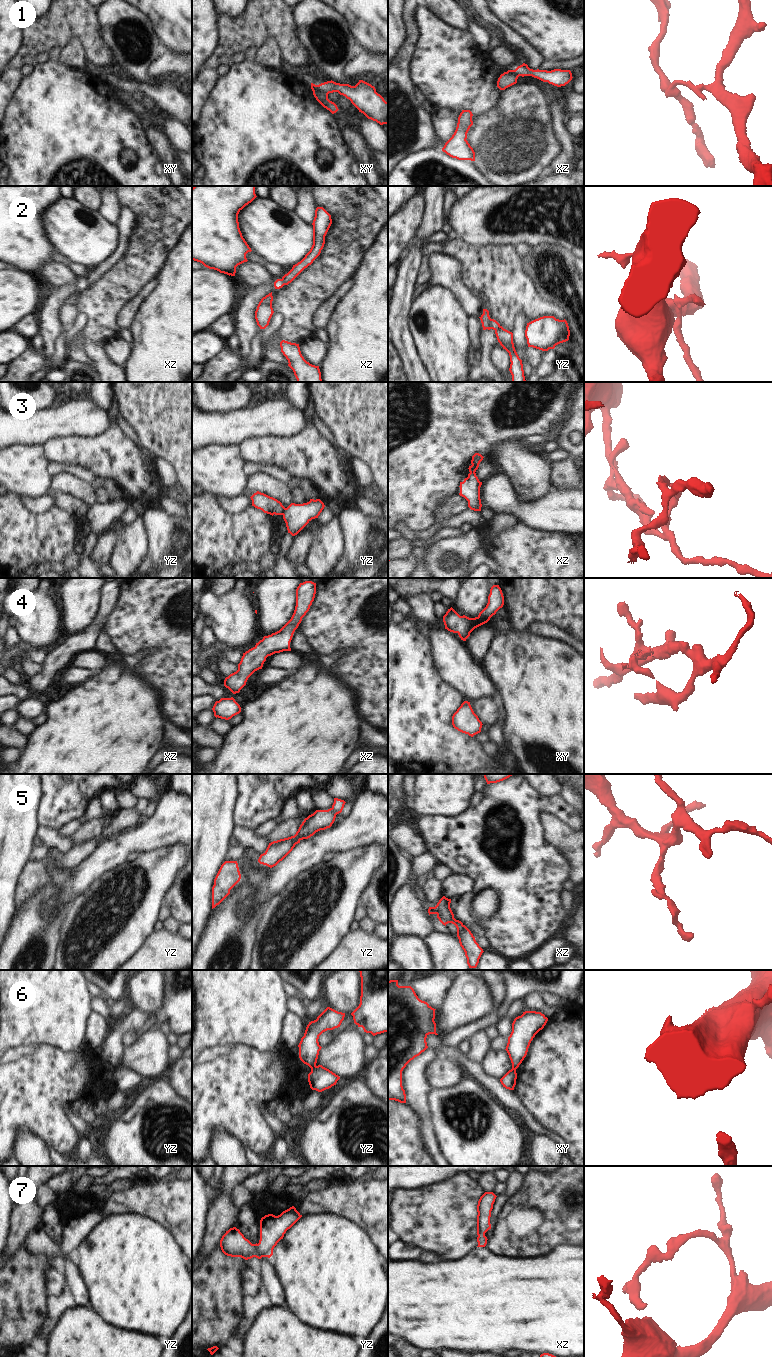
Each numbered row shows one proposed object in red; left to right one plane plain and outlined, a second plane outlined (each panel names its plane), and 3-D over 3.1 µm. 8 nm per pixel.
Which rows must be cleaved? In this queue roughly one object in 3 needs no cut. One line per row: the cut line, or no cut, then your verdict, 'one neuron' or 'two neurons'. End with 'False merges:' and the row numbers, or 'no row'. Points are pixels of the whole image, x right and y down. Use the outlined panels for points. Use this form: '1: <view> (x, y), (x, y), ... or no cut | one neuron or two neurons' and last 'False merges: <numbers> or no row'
1: xy (318, 85), (328, 93) | two neurons
2: yz (488, 318), (487, 324), (492, 328) | two neurons
3: yz (285, 508), (281, 514) | two neurons
4: no cut | one neuron
5: no cut | one neuron
6: yz (315, 1065), (311, 1069) | two neurons
7: no cut | one neuron
False merges: 1, 2, 3, 6

